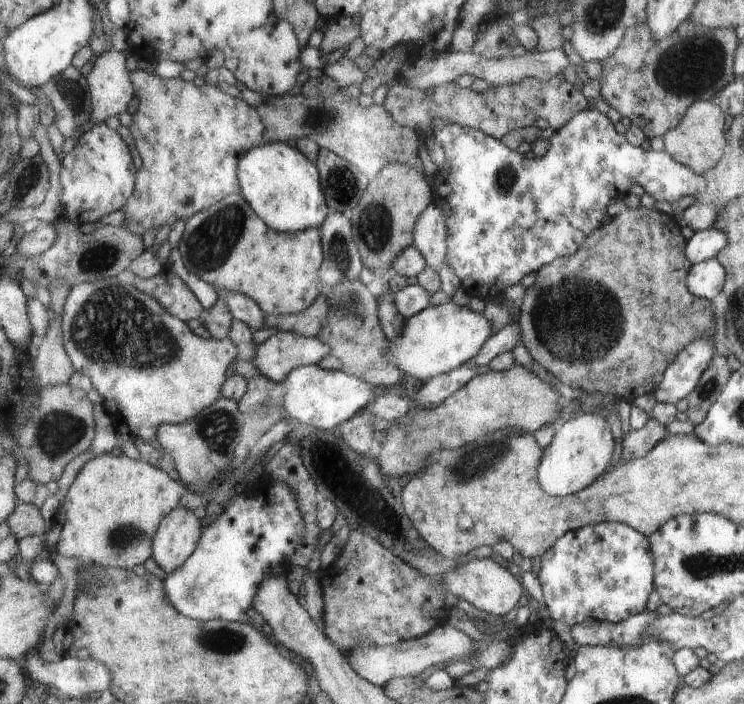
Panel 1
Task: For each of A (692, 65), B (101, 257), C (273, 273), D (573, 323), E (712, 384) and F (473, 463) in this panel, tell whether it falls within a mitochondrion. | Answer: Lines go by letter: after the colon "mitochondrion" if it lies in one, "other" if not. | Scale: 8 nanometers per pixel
A: mitochondrion
B: mitochondrion
C: other
D: mitochondrion
E: mitochondrion
F: mitochondrion

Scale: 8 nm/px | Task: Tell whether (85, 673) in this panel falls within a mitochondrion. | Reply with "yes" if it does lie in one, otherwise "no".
yes

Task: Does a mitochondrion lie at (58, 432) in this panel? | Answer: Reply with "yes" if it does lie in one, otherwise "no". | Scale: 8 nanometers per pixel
yes

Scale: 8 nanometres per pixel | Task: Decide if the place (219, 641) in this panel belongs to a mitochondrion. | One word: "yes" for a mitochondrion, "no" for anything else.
yes

